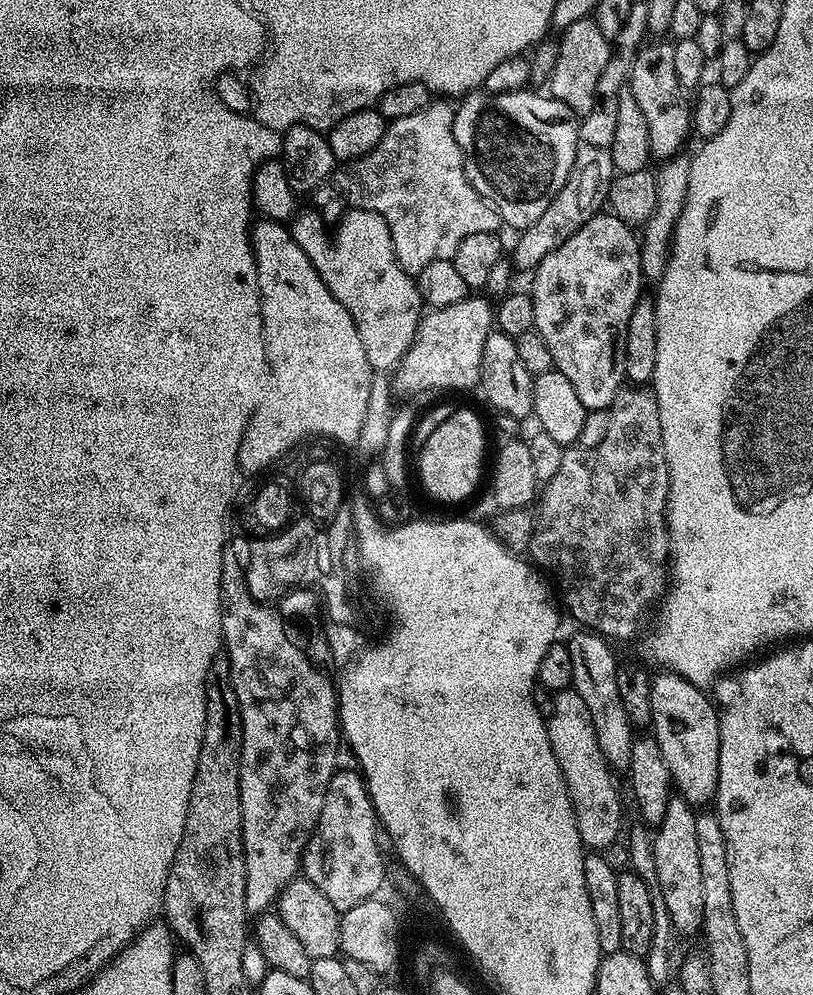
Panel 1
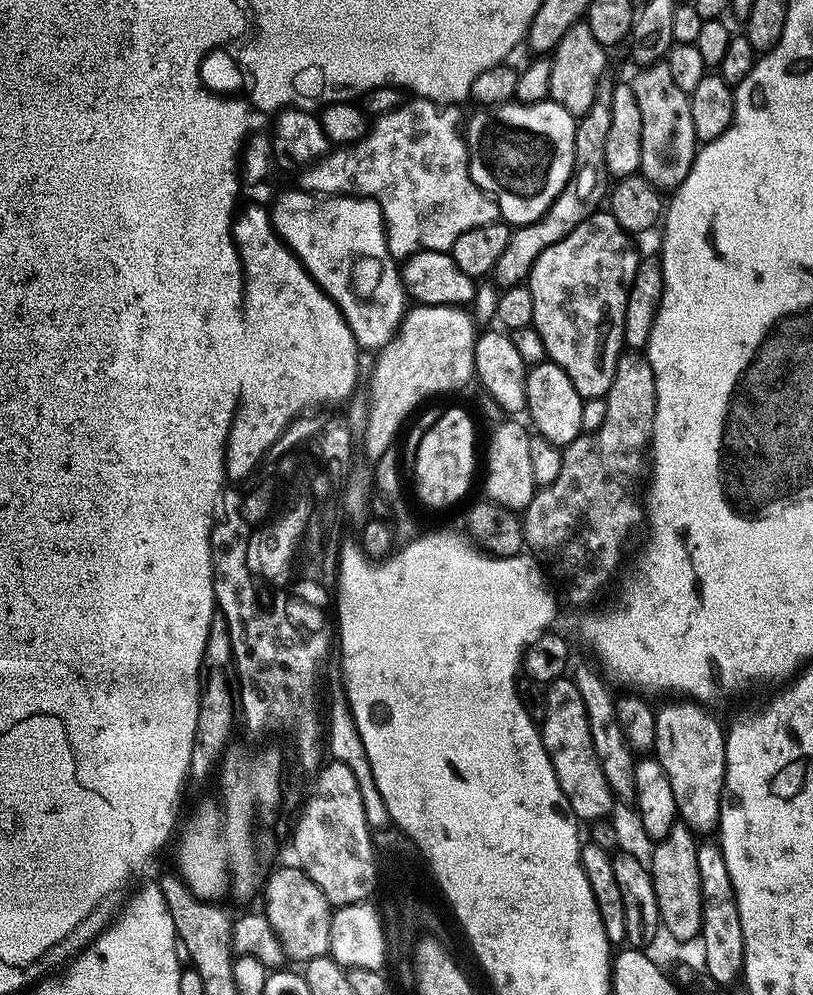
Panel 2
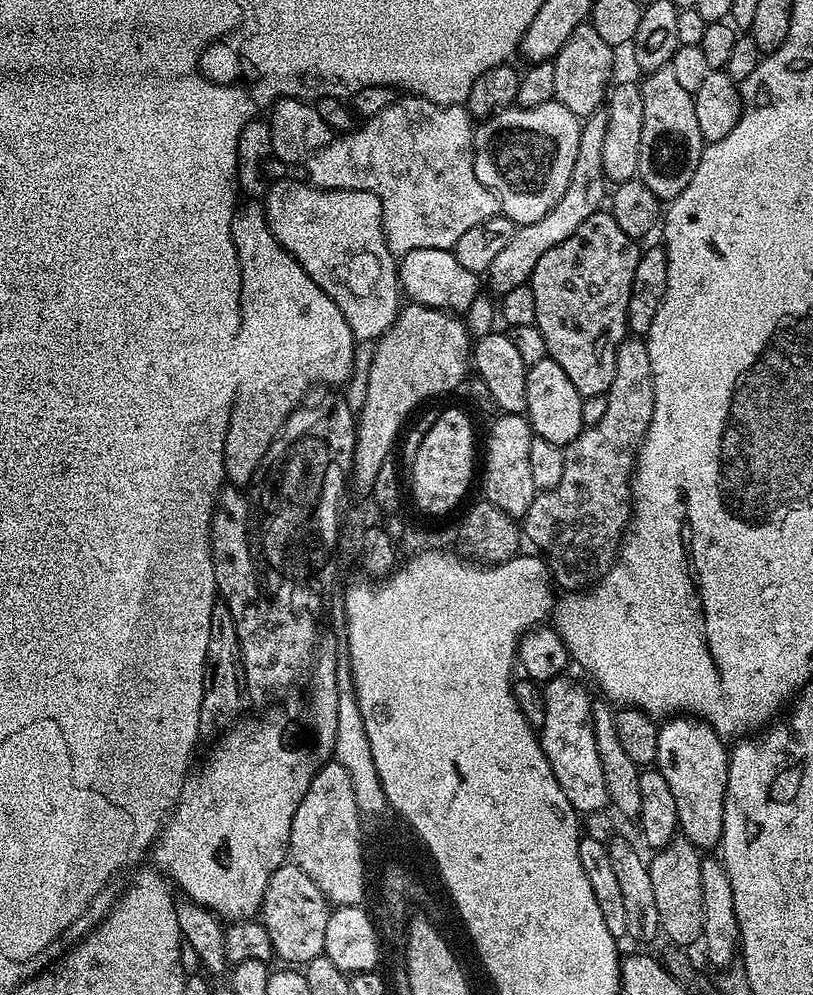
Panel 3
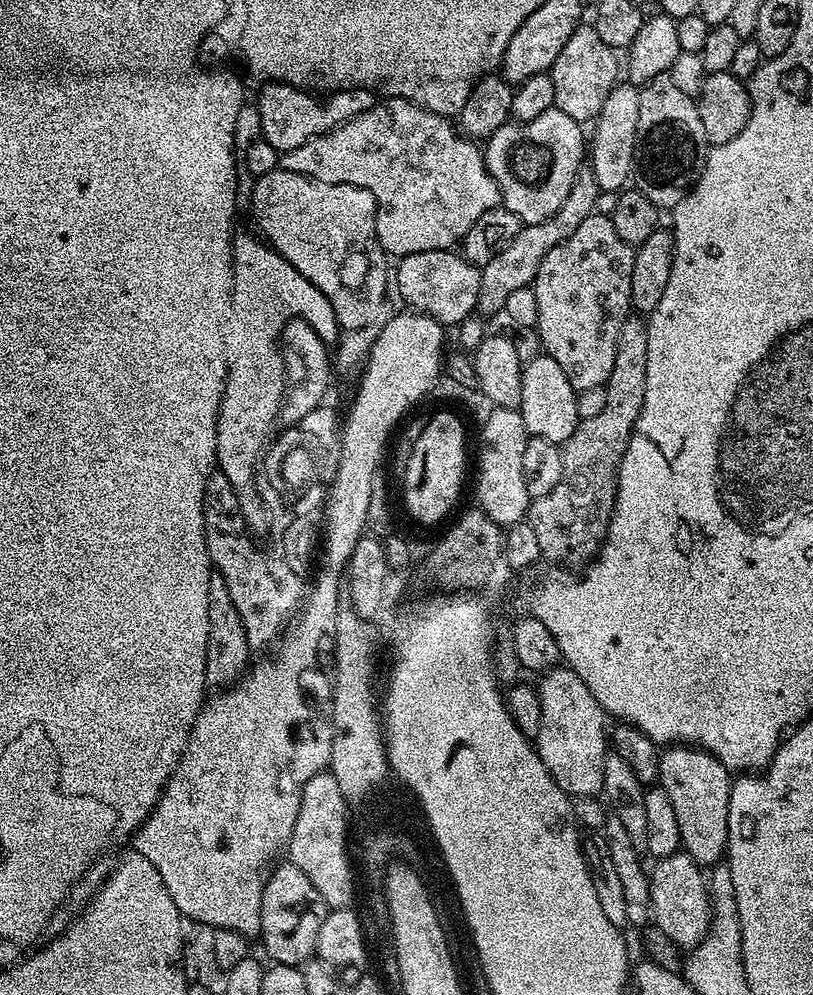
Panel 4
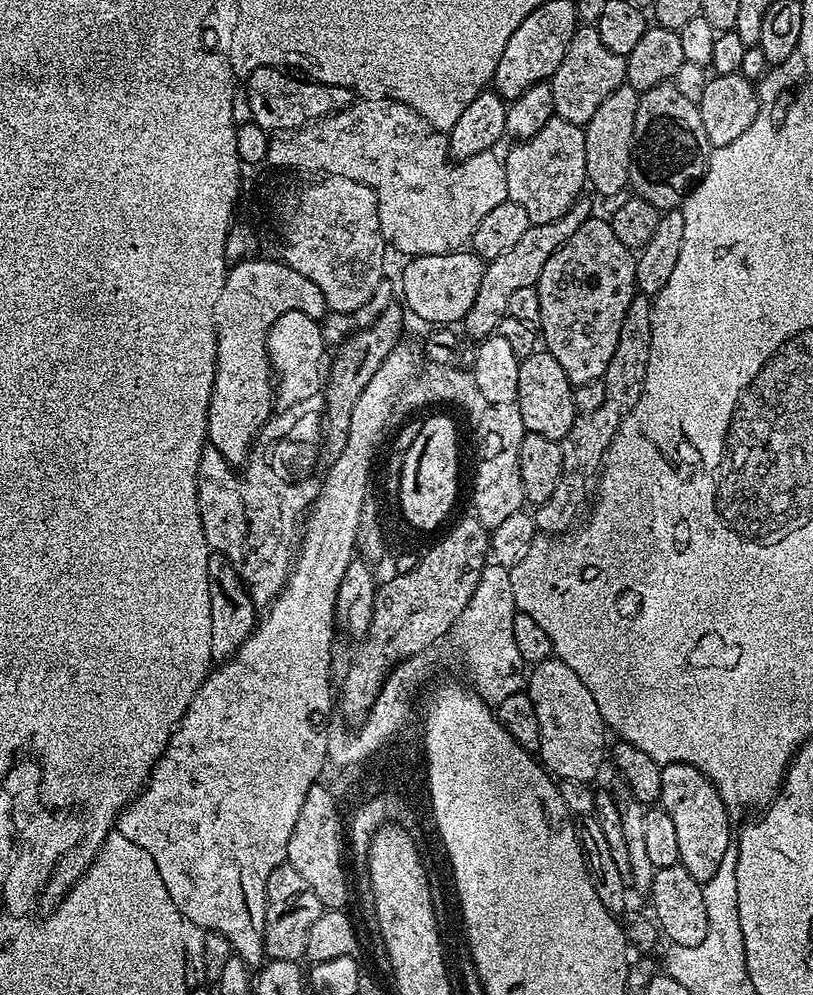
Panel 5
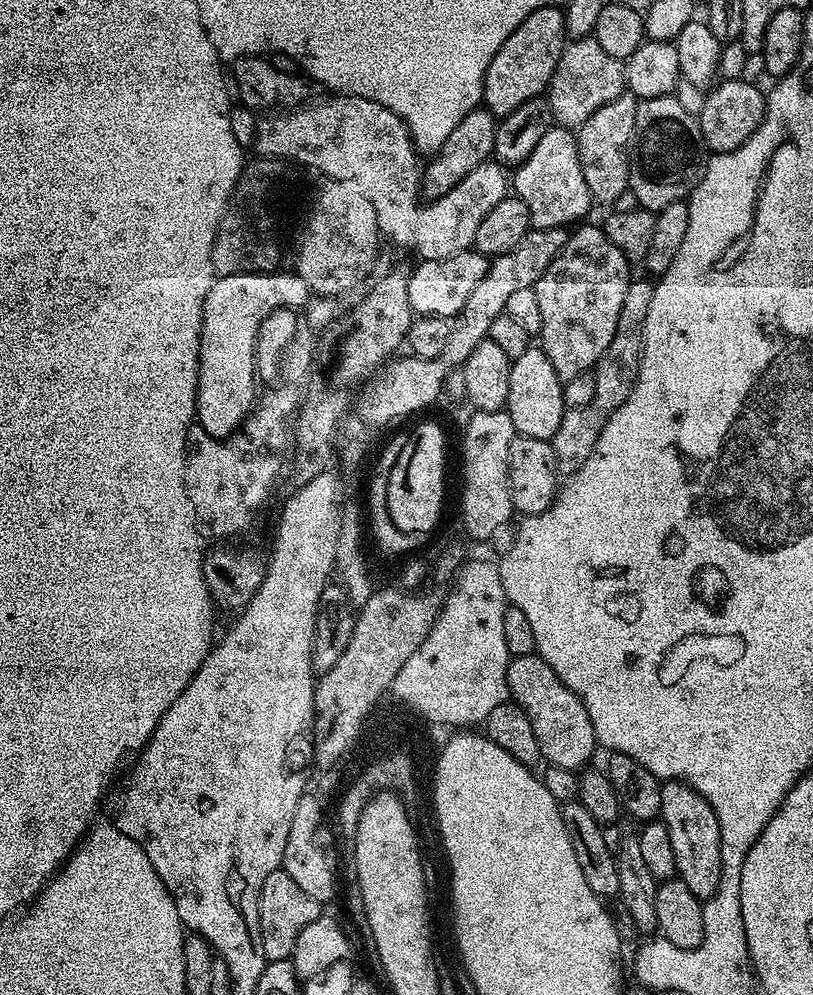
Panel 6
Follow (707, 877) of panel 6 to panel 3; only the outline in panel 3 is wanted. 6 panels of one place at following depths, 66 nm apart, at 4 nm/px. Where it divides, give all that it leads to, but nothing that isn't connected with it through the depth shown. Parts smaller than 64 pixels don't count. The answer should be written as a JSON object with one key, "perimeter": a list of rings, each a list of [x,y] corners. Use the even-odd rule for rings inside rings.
{"perimeter":[[[677,714],[665,719],[659,729],[654,766],[662,774],[662,778],[666,778],[666,783],[674,794],[674,803],[678,805],[679,835],[685,836],[695,848],[701,850],[712,848],[715,844],[717,847],[724,838],[724,799],[728,781],[729,749],[720,733],[714,731],[705,720],[687,714]]]}

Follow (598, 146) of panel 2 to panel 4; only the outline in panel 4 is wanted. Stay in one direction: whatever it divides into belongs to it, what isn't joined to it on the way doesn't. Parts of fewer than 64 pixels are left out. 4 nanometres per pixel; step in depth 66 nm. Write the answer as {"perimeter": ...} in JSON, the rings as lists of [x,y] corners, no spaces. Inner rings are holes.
{"perimeter":[[[581,167],[566,202],[562,202],[559,210],[550,218],[537,224],[524,224],[518,238],[514,238],[514,242],[510,242],[510,246],[506,246],[506,250],[502,250],[502,254],[490,258],[490,262],[486,262],[480,268],[480,285],[476,303],[479,315],[489,318],[488,316],[494,315],[495,312],[503,313],[506,298],[513,290],[522,290],[535,285],[538,266],[542,266],[542,258],[546,258],[546,254],[550,254],[550,250],[554,250],[554,246],[558,246],[563,240],[570,238],[570,234],[574,234],[574,230],[578,230],[578,226],[582,226],[582,222],[586,222],[586,218],[594,215],[597,211],[596,203],[600,199],[602,199],[602,193],[591,167]]]}

